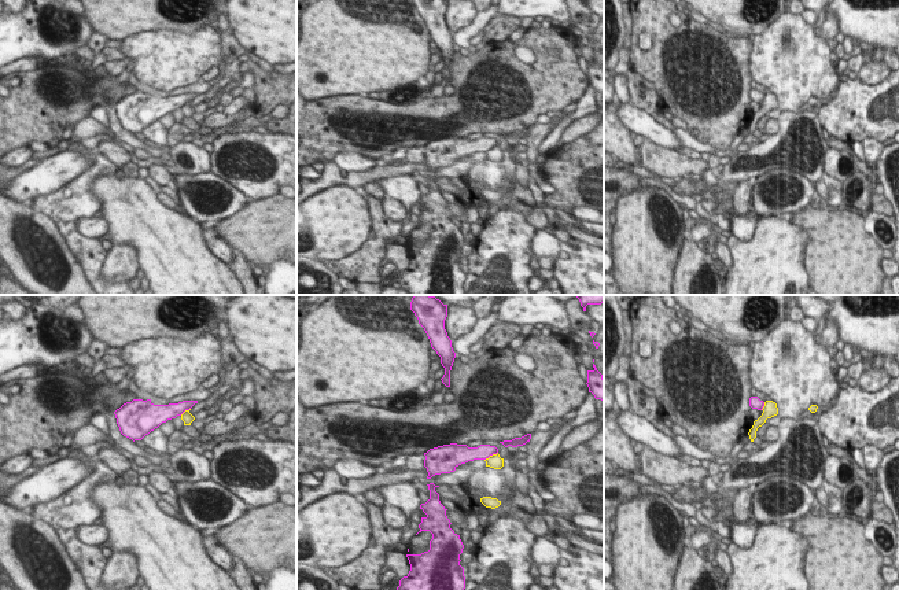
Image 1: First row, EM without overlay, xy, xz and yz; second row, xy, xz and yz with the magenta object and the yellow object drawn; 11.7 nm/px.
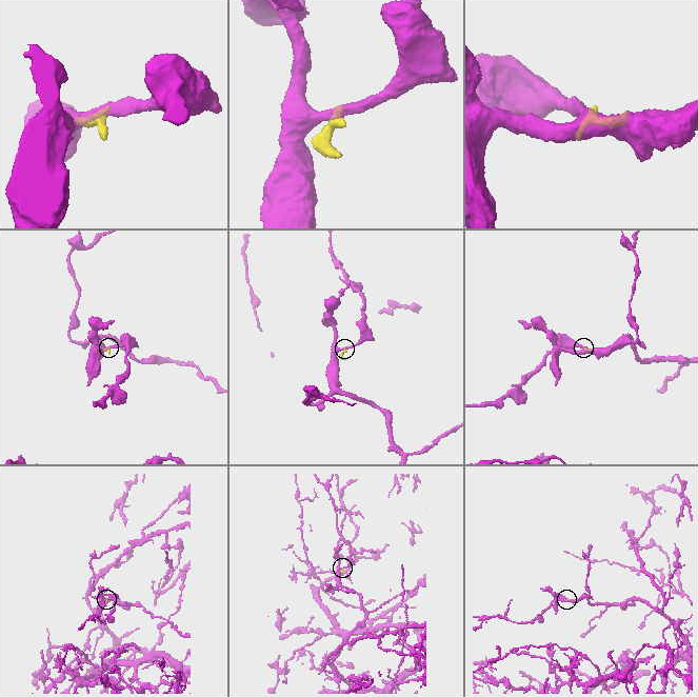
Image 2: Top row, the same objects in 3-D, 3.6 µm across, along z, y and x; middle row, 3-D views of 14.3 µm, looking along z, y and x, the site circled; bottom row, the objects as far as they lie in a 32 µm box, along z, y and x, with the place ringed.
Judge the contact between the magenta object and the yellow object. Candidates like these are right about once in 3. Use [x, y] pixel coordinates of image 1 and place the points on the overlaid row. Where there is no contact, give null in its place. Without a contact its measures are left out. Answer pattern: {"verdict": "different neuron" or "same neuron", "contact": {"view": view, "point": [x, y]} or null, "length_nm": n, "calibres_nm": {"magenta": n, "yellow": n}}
{"verdict": "different neuron", "contact": {"view": "xz", "point": [490, 454]}, "length_nm": 190, "calibres_nm": {"magenta": 170, "yellow": 160}}

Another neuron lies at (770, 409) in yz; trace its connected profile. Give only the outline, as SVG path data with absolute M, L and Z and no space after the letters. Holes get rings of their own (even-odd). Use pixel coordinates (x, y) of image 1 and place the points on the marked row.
M766 401L762 410L762 416L754 421L754 425L748 432L751 442L754 442L754 439L756 438L758 428L762 427L767 418L771 418L778 414L777 403L773 401Z

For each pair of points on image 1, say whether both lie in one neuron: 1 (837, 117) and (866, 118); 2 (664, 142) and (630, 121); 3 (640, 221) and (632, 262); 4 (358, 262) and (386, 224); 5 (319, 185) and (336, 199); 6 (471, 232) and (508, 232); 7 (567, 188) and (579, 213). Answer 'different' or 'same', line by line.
1: same
2: same
3: same
4: same
5: different
6: different
7: different

